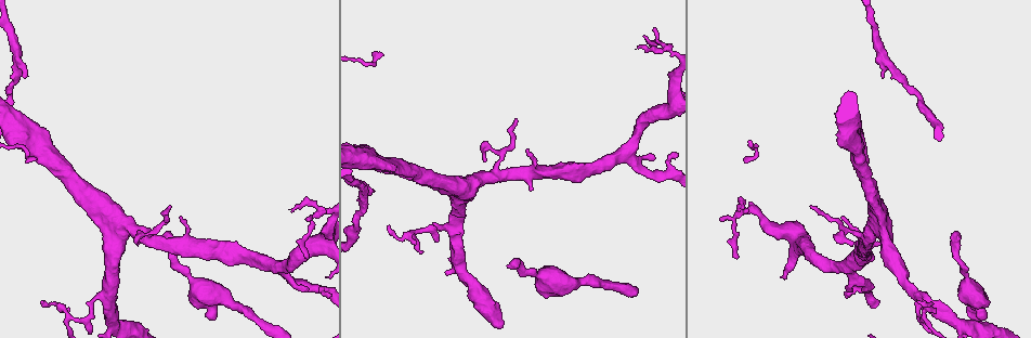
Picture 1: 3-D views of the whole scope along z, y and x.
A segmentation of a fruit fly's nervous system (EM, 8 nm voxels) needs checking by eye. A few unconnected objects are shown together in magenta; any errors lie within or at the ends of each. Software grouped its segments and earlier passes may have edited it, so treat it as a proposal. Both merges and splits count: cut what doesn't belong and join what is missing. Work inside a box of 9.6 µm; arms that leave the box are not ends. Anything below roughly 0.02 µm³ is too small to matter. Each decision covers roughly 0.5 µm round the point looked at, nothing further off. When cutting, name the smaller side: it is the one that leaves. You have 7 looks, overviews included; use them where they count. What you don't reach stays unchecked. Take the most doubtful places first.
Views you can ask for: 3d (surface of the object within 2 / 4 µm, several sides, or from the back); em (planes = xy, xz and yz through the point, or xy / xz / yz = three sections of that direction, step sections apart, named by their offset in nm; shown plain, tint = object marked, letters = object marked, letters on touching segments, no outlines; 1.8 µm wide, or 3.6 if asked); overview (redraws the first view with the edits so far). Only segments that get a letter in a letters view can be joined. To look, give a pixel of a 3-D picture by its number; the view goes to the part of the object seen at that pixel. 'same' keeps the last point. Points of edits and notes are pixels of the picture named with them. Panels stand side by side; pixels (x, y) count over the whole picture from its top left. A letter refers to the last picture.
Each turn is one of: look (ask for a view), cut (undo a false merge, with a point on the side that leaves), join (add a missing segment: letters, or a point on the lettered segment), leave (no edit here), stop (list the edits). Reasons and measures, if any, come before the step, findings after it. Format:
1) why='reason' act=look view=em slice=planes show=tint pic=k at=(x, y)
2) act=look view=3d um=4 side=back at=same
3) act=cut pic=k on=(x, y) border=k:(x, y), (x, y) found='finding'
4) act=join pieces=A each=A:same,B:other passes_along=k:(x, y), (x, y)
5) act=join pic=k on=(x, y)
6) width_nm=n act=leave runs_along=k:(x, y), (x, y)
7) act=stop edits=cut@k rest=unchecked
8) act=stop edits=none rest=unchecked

act=look view=em um=3.6 slice=yz step=8 show=letters pic=1 at=(986, 318)

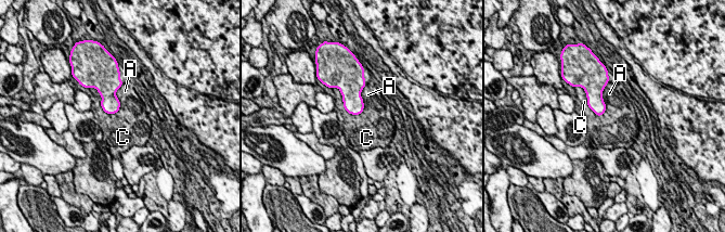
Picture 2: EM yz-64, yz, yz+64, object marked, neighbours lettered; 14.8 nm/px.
act=look view=em um=3.6 slice=planes show=letters at=same

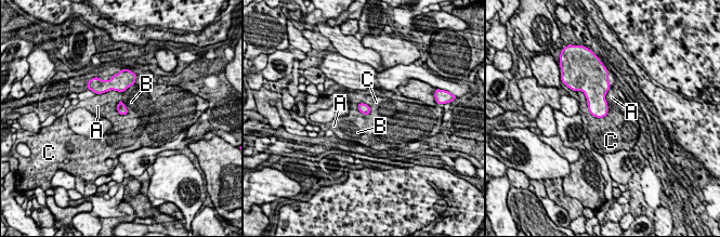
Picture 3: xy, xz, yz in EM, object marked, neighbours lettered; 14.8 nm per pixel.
act=leave each=A:other,B:other,C:other border=3:(119, 101), (117, 110), (121, 115) found='none of them fits'

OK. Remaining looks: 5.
why='side arm on a straight run' act=look view=em slice=xy step=16 show=tint pic=1 at=(915, 295)

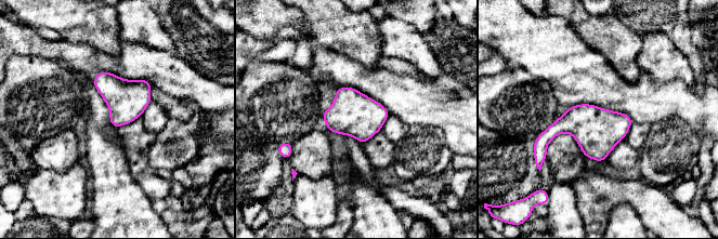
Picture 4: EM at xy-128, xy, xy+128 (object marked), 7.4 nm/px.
act=look view=em slice=planes show=letters at=same

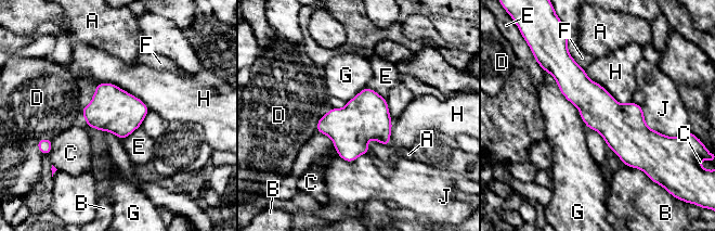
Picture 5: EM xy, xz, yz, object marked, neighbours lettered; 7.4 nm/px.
act=leave each=A:other,B:other,C:other,D:other,E:other,F:other,G:other,H:other,J:other found='continuous, no second neuron'

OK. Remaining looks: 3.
why='free end' act=look view=em um=3.6 slice=xy step=16 show=tint pic=1 at=(24, 75)

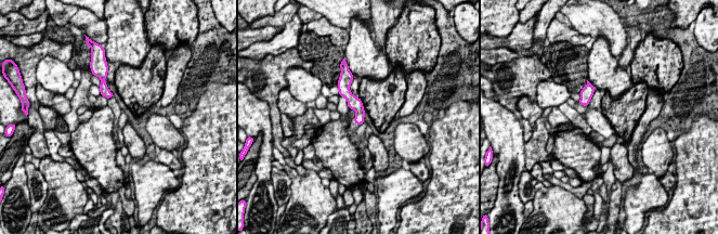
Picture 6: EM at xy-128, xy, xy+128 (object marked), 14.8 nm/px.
why='another direction' act=look view=em um=3.6 slice=planes show=letters at=same

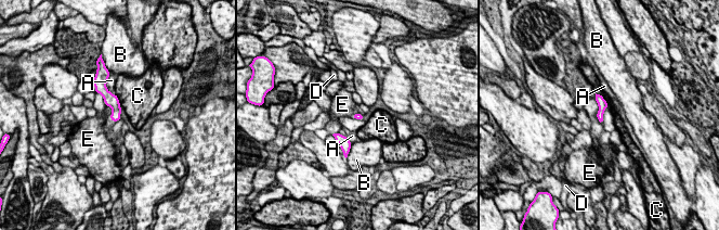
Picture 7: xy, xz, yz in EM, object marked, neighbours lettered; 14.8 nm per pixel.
act=leave each=A:other,B:other,C:other,D:other,E:other found='none of them fits'

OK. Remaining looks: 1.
act=stop edits=none rest=unchecked

